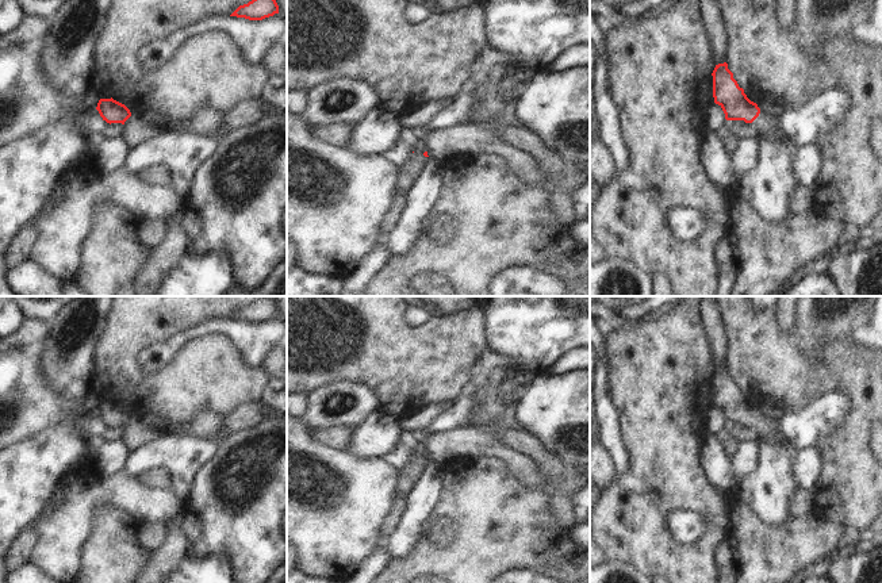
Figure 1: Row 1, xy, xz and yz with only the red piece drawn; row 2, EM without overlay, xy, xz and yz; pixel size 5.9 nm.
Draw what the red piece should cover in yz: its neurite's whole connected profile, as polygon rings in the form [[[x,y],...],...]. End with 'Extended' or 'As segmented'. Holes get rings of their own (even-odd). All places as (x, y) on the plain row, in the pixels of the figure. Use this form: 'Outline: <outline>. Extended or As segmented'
Outline: [[[726,365],[716,368],[712,379],[714,406],[722,411],[726,423],[744,423],[756,432],[759,438],[768,440],[771,444],[783,448],[790,456],[798,453],[782,441],[774,425],[767,432],[752,427],[759,419],[760,411],[756,406],[751,404],[744,396],[744,392],[739,390]]]. Extended

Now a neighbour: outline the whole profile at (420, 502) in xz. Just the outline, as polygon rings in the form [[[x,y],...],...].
[[[426,460],[419,476],[406,496],[406,509],[394,532],[383,540],[388,560],[387,565],[404,557],[425,532],[426,521],[441,494],[440,467]]]

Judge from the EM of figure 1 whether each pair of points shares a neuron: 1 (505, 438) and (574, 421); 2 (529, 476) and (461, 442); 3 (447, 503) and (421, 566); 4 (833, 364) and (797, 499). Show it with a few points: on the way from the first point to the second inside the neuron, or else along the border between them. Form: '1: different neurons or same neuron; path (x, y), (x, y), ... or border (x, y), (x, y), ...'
1: different neurons; border (524, 429), (553, 452)
2: same neuron; path (513, 460), (489, 445), (478, 442)
3: same neuron; path (460, 522), (460, 541), (440, 560)
4: different neurons; border (809, 490), (817, 511)

